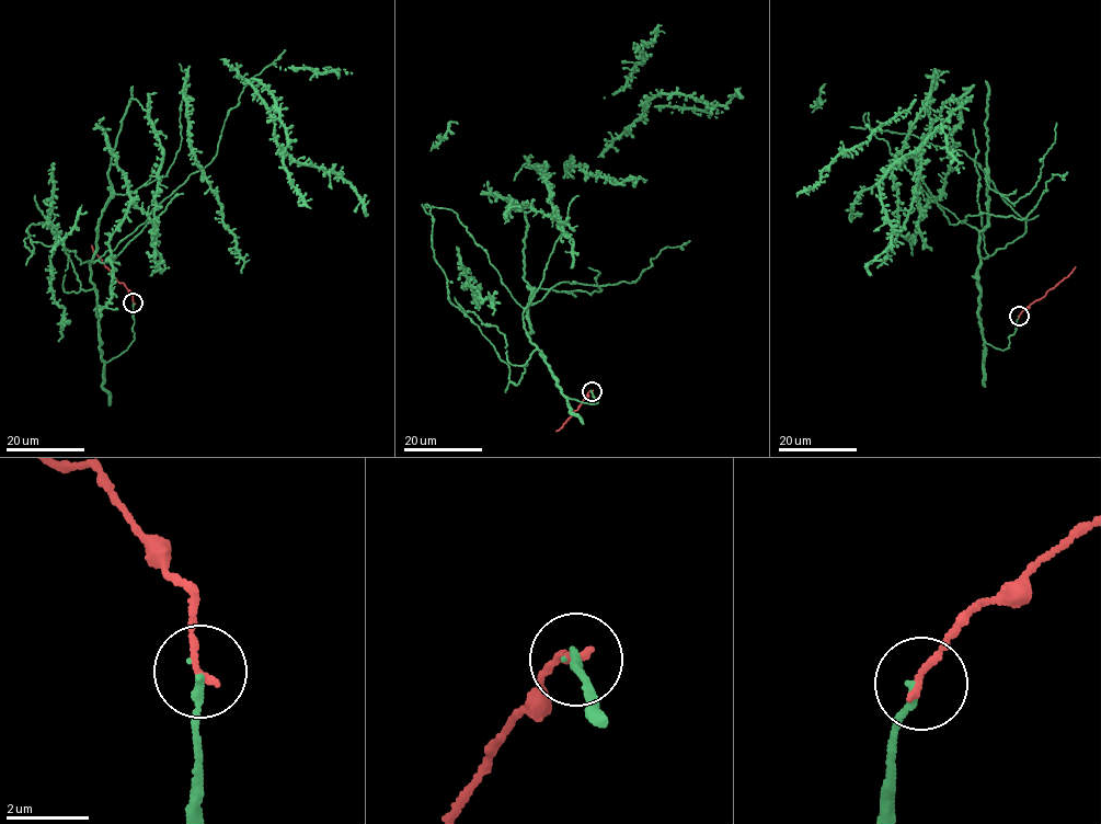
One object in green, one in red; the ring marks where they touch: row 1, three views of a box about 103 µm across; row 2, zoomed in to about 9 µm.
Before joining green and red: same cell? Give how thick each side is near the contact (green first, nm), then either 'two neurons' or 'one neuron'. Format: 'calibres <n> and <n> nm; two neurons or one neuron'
calibres 190 and 170 nm; one neuron

